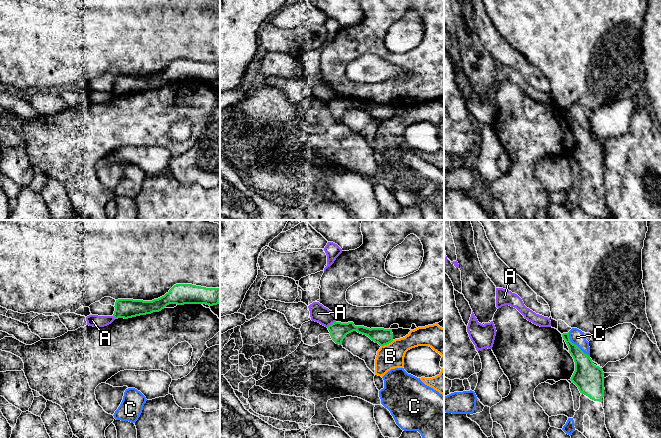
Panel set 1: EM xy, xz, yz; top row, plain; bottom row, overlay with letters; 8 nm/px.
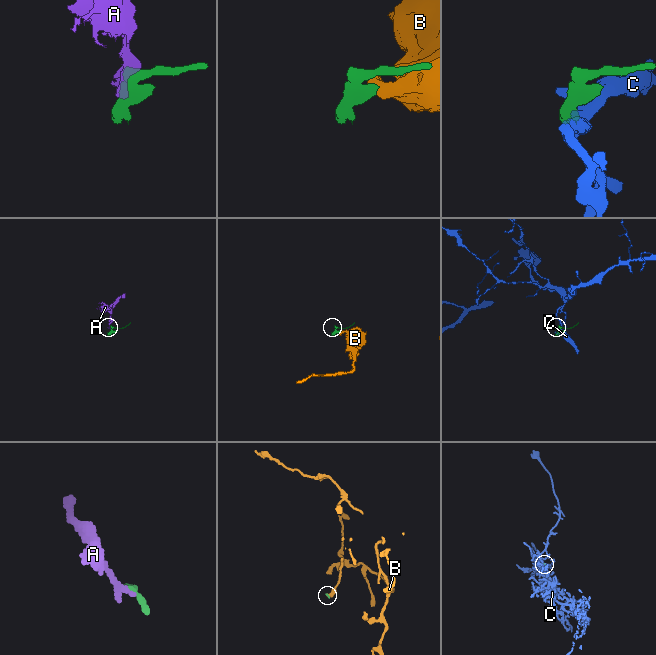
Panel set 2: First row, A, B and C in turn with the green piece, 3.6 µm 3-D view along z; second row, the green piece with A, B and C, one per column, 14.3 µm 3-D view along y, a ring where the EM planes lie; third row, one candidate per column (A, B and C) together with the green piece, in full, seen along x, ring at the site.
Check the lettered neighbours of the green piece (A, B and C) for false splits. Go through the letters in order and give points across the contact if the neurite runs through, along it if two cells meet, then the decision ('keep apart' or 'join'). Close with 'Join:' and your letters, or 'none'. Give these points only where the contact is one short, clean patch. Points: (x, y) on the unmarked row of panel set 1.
A: border xz (335, 97), (327, 103); keep apart
B: border xz (393, 116), (381, 122); keep apart
C: keep apart
Join: none

